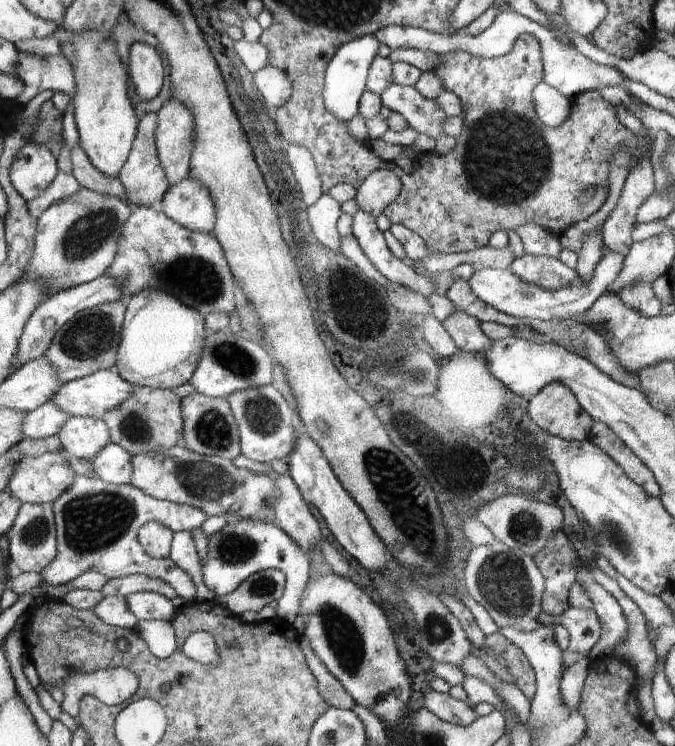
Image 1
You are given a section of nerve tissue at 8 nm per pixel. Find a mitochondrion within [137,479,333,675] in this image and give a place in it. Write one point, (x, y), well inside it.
(235, 548)

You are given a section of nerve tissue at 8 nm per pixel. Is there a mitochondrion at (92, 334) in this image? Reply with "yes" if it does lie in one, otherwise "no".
yes

